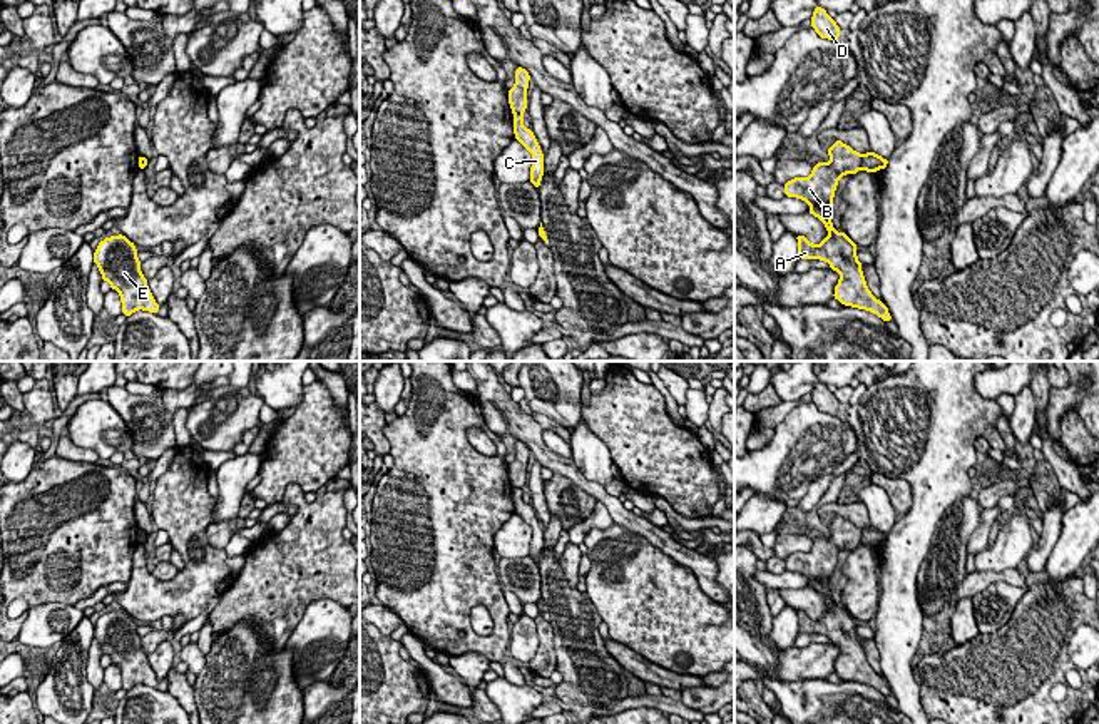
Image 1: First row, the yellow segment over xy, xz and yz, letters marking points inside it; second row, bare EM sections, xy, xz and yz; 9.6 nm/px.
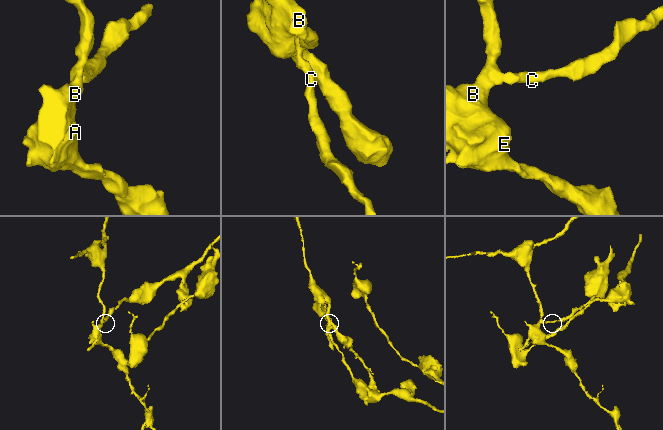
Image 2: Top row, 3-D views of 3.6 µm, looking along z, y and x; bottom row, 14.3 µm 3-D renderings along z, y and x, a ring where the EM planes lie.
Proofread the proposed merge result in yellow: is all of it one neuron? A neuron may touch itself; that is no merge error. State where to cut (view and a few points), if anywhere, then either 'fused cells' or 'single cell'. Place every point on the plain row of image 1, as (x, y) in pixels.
yz (860, 530), (862, 542) | fused cells

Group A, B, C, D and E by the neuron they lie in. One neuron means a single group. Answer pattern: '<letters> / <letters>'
A B D E / C

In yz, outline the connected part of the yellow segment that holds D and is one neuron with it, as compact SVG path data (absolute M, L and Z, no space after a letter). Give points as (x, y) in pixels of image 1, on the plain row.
M820 380L813 386L811 401L816 405L818 411L838 416L840 401Z

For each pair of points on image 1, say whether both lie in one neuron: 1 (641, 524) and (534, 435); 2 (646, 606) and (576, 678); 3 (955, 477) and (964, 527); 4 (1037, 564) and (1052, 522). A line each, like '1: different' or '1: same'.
1: same
2: different
3: different
4: same

